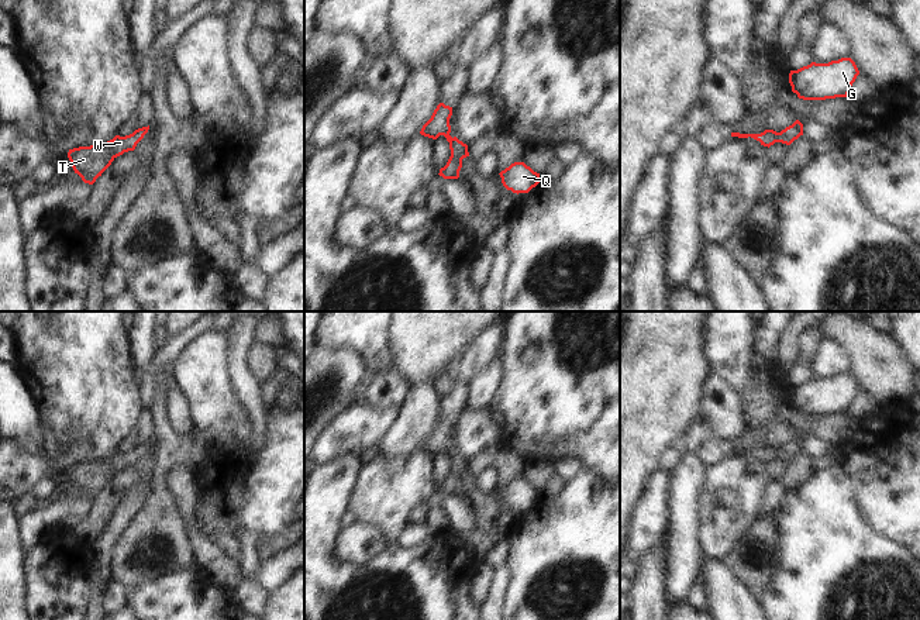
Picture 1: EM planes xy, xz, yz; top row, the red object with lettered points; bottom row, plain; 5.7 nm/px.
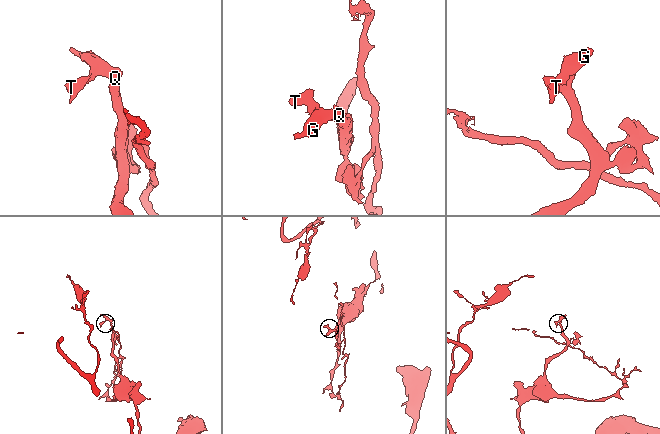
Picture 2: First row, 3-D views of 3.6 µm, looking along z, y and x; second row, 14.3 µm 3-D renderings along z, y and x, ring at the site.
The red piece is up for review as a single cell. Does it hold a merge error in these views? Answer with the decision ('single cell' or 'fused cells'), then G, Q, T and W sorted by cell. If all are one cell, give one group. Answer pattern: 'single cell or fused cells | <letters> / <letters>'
single cell | G Q T W

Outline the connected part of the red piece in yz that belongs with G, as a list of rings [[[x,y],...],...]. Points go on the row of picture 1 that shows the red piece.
[[[851,58],[828,63],[812,62],[797,70],[790,70],[792,92],[803,100],[826,100],[847,97],[859,70]]]

